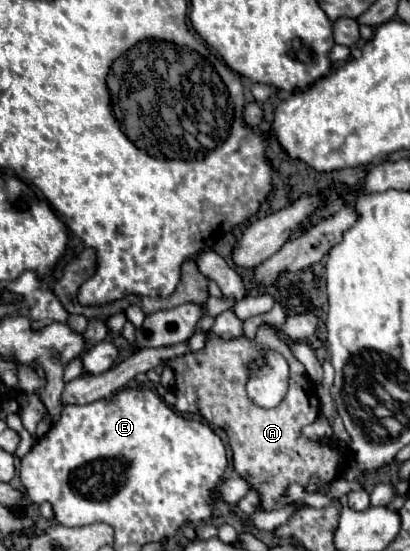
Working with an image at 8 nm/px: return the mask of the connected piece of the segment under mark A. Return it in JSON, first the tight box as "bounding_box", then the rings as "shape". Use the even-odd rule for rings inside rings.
{"bounding_box":[165,313,341,511],"shape":[[[205,313],[195,327],[207,335],[203,349],[197,353],[185,353],[165,363],[175,373],[175,409],[181,413],[199,413],[207,421],[227,431],[235,471],[261,493],[261,507],[265,511],[275,509],[279,497],[285,493],[291,481],[305,485],[311,475],[319,475],[323,483],[333,481],[333,477],[339,475],[341,457],[321,441],[299,439],[301,427],[313,423],[320,412],[318,395],[315,395],[315,387],[311,385],[303,363],[291,353],[289,345],[279,339],[277,333],[273,333],[269,325],[261,325],[257,329],[255,341],[247,341],[245,337],[221,341],[211,331],[213,321],[215,319]],[[267,349],[279,351],[289,361],[289,391],[281,405],[273,409],[261,409],[253,405],[245,393],[245,381],[249,373],[247,363],[259,355],[265,355]]]}

